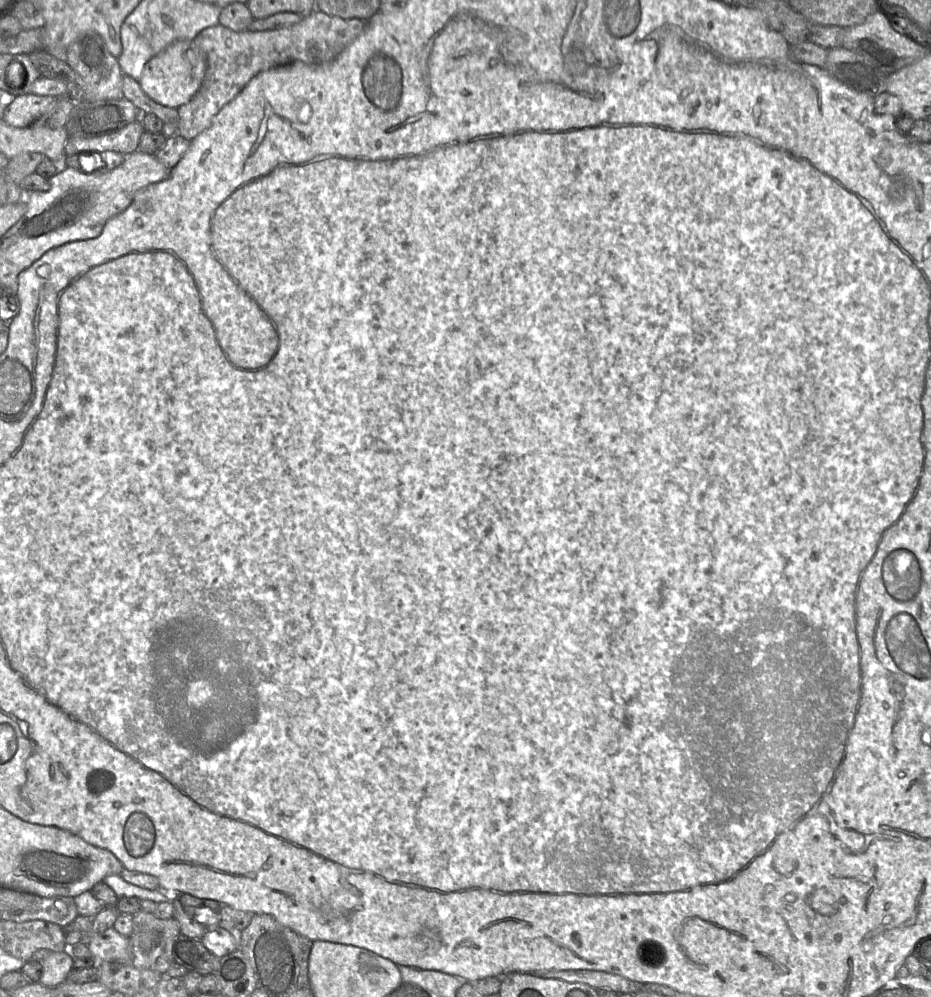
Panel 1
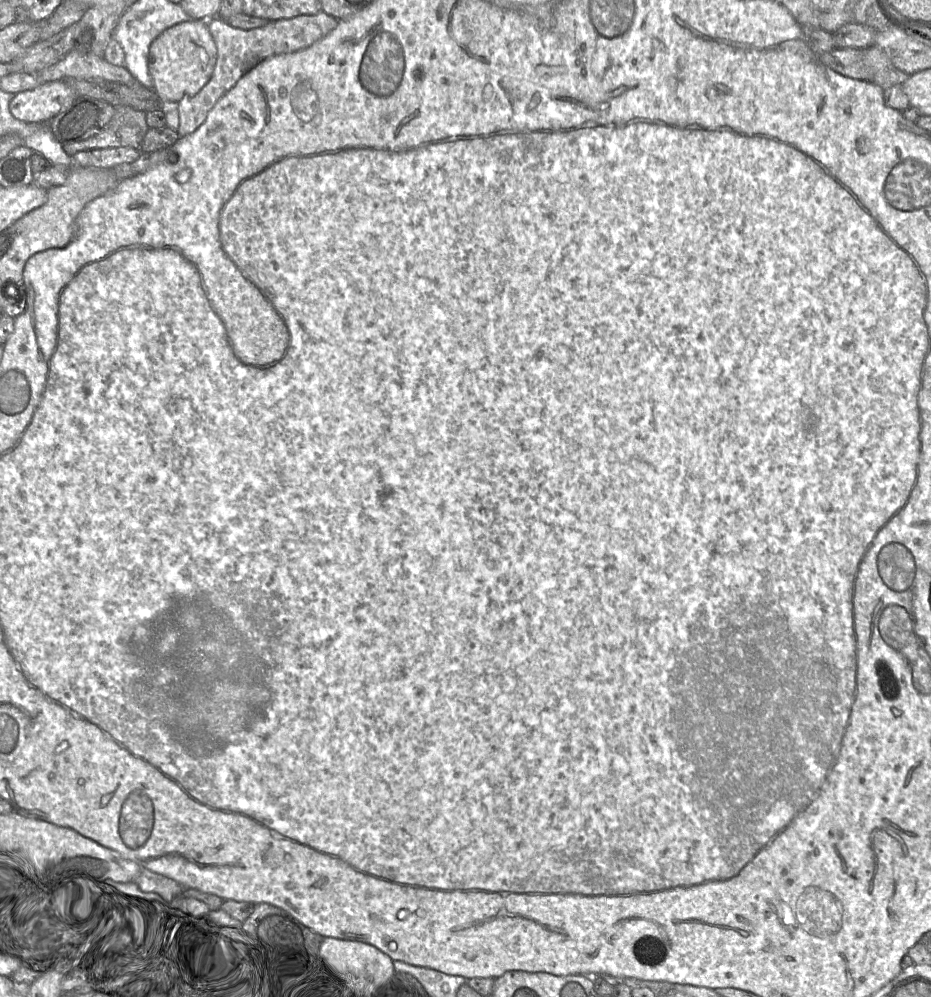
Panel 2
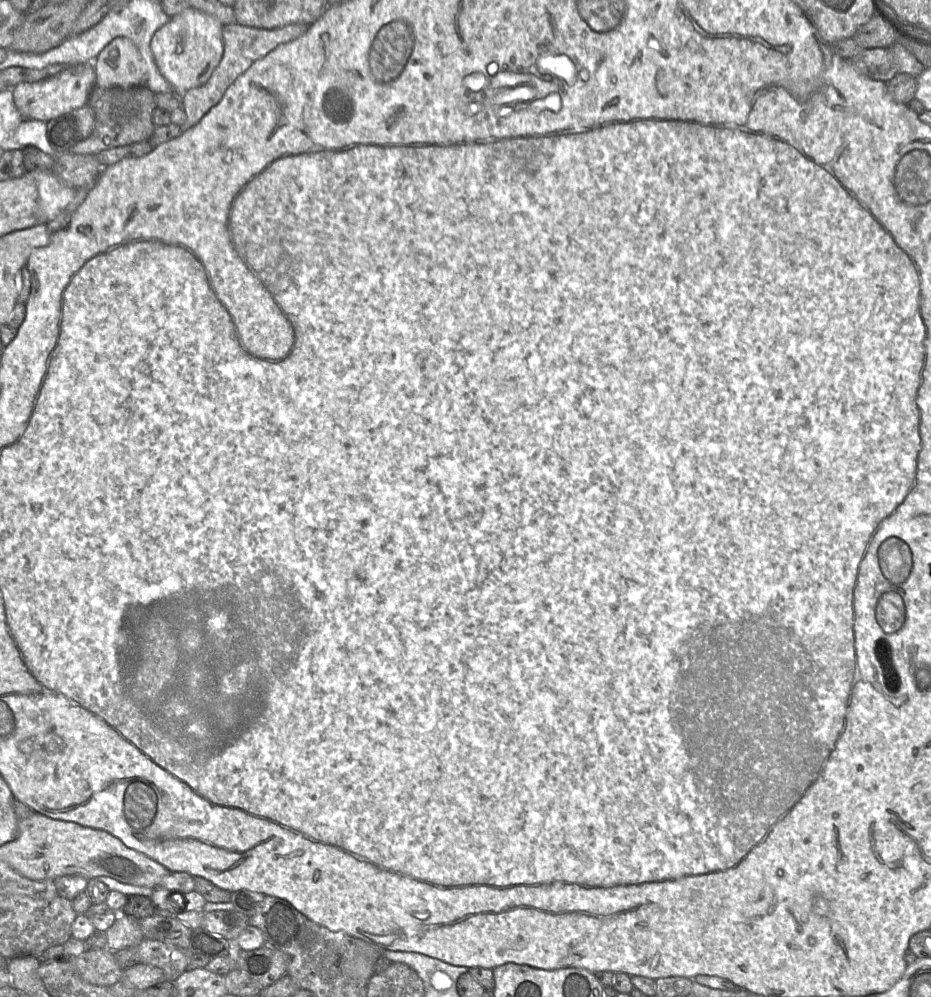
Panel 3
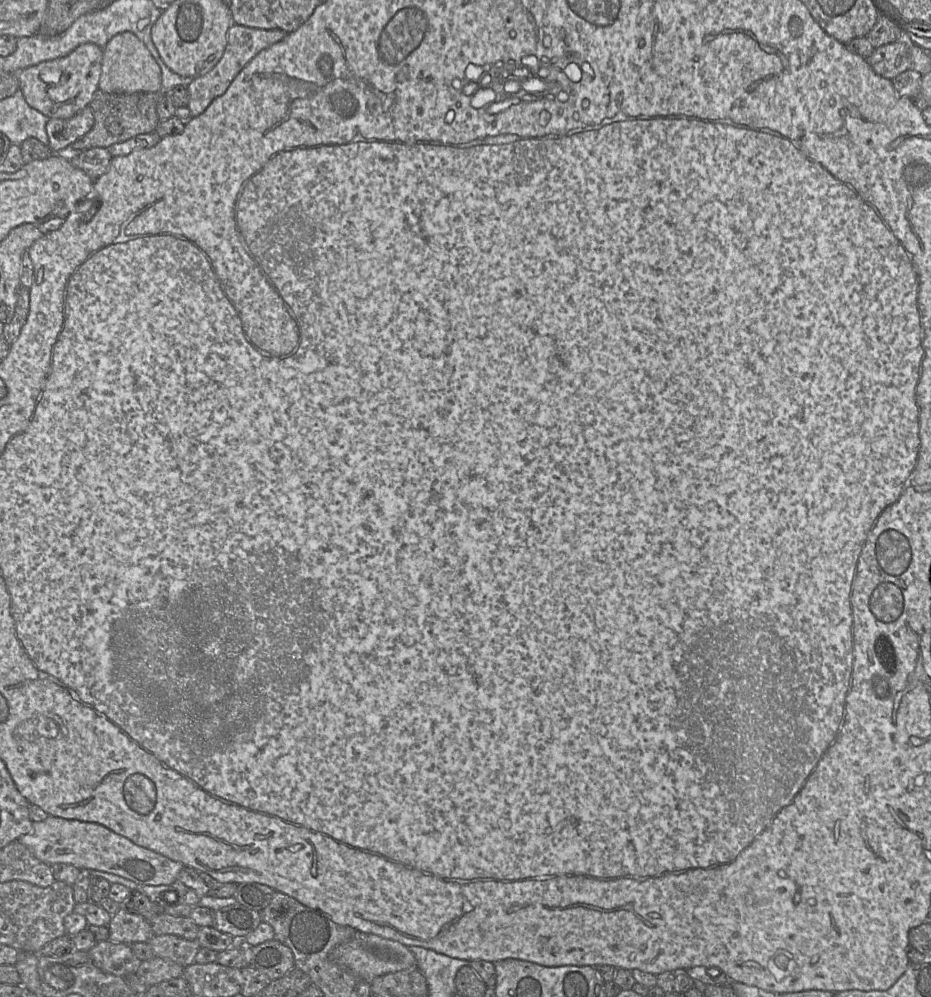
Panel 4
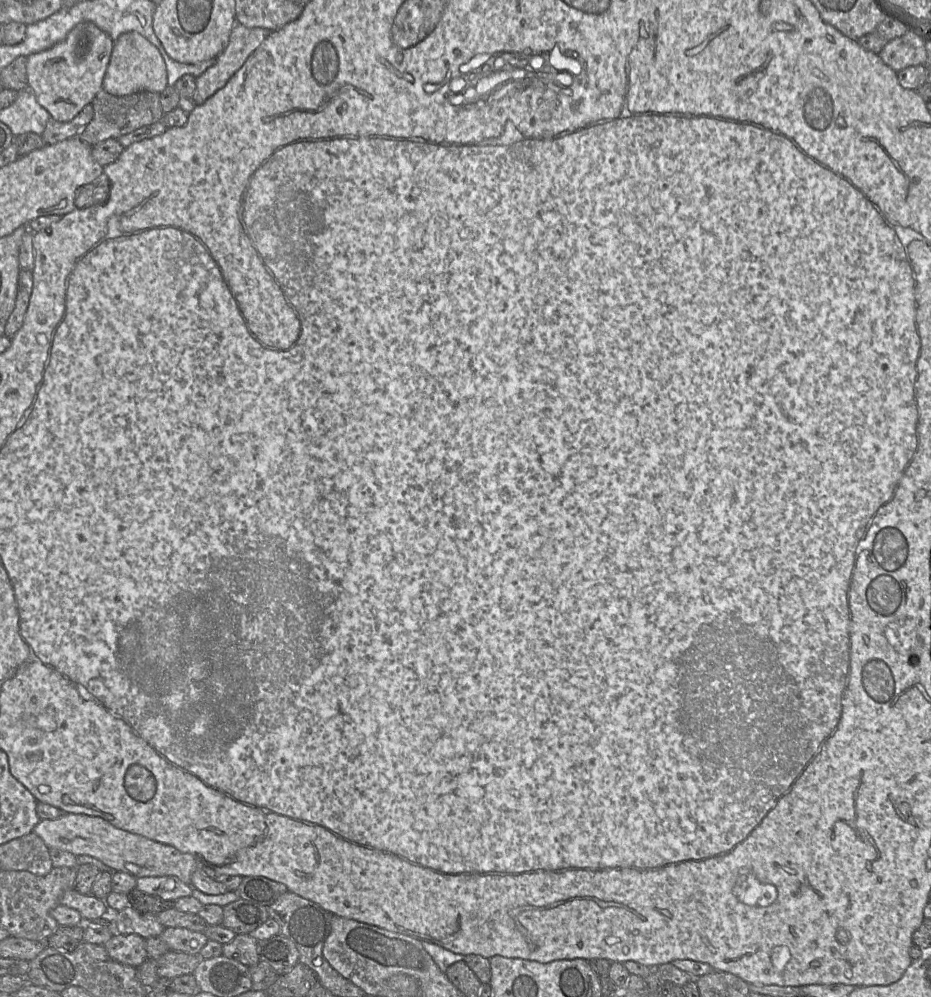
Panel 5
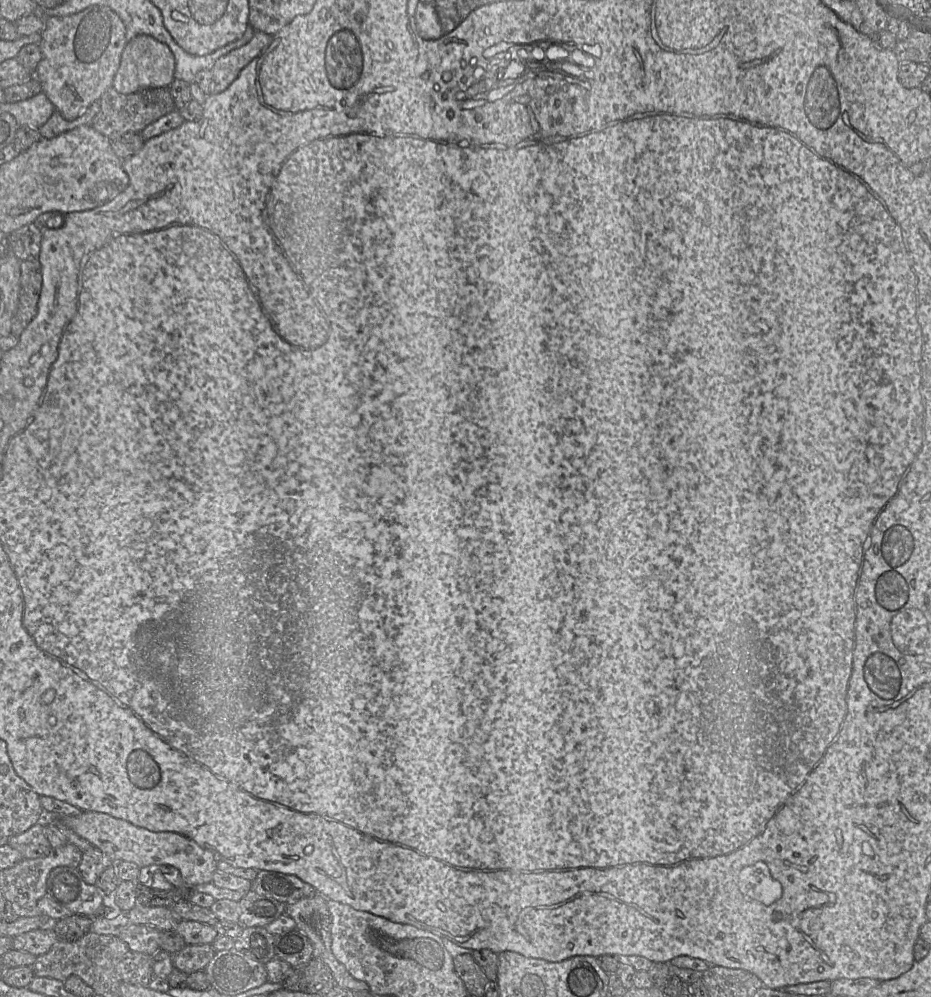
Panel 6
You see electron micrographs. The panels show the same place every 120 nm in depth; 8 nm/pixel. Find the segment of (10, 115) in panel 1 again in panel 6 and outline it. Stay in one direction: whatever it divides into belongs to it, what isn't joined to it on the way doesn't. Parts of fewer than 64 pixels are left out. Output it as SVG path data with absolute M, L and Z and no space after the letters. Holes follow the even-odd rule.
M94 4L81 12L69 16L47 16L42 31L40 48L42 59L34 76L42 85L42 92L65 119L73 120L93 101L98 101L101 94L110 87L121 52L125 43L125 25L110 7Z

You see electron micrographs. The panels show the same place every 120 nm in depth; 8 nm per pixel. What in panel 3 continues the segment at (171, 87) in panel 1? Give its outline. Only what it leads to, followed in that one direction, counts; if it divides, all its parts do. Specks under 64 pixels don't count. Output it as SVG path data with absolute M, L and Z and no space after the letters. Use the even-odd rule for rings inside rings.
M189 7L154 33L150 43L154 61L174 91L184 93L209 80L223 56L223 26L211 15Z

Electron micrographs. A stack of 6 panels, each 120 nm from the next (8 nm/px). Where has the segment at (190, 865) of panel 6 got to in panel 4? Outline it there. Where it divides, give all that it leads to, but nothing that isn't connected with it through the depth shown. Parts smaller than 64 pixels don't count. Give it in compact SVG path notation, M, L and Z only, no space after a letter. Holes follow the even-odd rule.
M50 815L43 821L33 822L31 830L18 841L50 866L63 863L80 870L99 870L130 880L138 886L172 884L184 868L181 863L138 846L101 824Z

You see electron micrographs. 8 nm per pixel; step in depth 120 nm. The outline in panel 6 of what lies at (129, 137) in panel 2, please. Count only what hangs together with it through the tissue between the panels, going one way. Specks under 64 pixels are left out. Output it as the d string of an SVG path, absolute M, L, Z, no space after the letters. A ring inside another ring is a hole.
M151 86L131 93L107 88L99 97L99 110L90 126L107 138L129 132L140 132L145 126L175 109L173 99L164 86Z

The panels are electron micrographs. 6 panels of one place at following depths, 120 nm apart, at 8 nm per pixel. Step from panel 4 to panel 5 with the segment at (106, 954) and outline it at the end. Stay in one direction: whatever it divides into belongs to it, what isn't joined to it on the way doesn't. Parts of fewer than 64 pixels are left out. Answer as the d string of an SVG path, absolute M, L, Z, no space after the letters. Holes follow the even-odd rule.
M114 934L104 947L113 960L132 967L148 959L146 940L137 934Z

